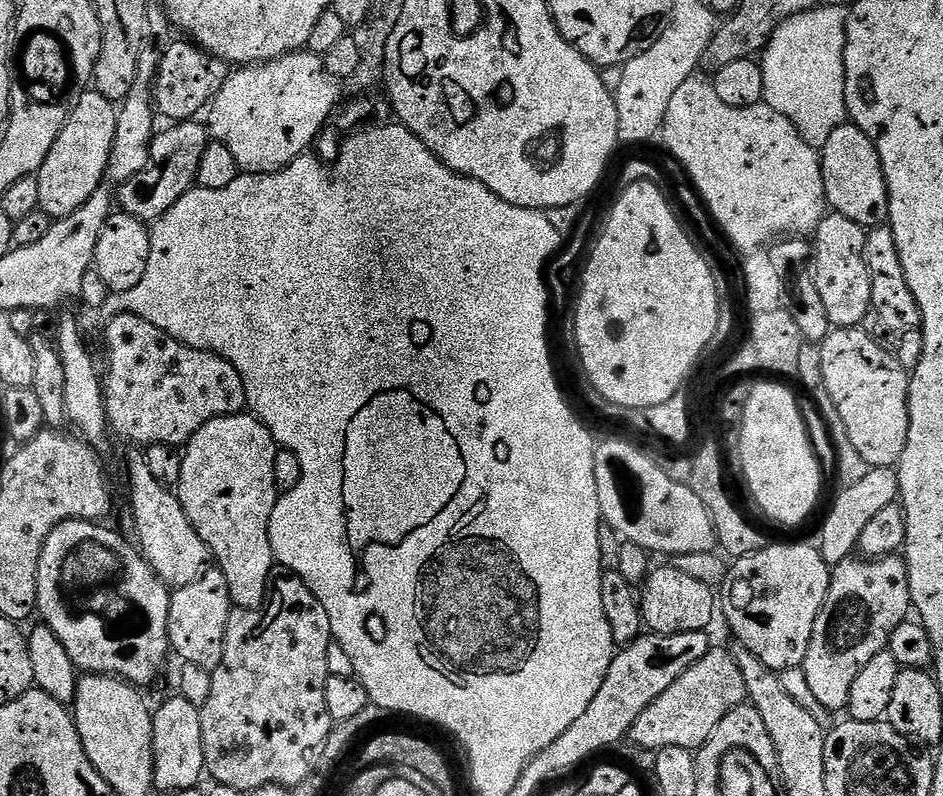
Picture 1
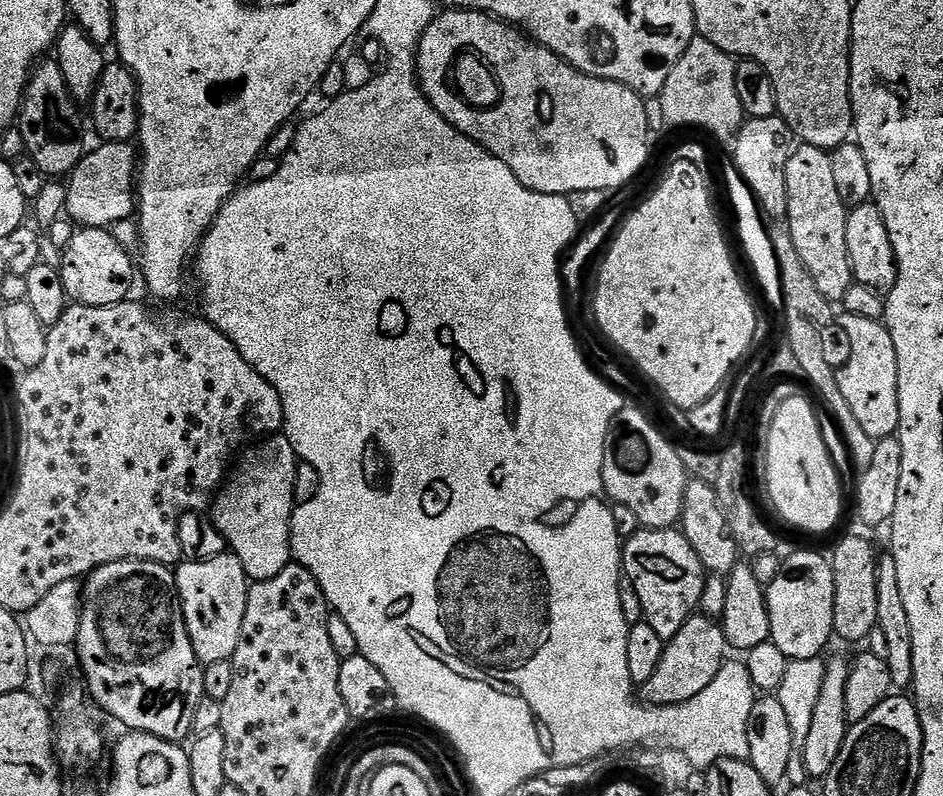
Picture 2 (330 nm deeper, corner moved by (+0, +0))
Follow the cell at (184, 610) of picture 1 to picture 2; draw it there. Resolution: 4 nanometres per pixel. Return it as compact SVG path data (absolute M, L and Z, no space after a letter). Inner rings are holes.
M231 554L210 558L210 562L190 560L181 563L174 575L186 630L201 665L231 660L234 650L238 650L238 634L242 634L242 618L246 618L250 587L246 570L242 570L242 562Z

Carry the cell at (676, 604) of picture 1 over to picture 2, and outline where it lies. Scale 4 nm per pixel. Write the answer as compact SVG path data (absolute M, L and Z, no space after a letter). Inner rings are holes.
M641 527L625 539L622 572L642 602L643 623L650 625L658 638L665 641L674 638L700 607L706 573L702 562L698 562L698 554L694 554L694 546L690 546L683 532L676 528Z

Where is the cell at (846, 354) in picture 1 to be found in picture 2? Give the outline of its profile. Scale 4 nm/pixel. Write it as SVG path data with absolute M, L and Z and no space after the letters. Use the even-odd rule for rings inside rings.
M841 315L840 328L848 339L848 357L836 372L838 390L850 406L854 418L862 425L862 430L870 434L872 440L885 440L900 431L900 411L898 410L898 354L894 350L894 338L890 338L888 328L878 320Z

